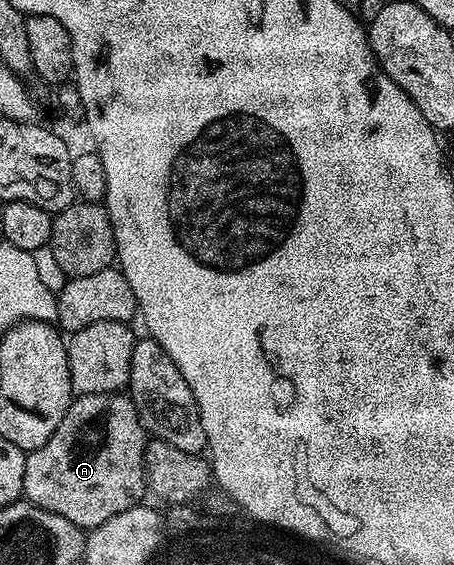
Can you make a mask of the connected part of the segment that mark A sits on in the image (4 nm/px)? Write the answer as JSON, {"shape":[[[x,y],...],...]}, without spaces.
{"shape":[[[127,392],[79,394],[48,442],[25,456],[23,496],[85,531],[114,519],[146,493],[144,429],[146,433],[145,422]]]}

